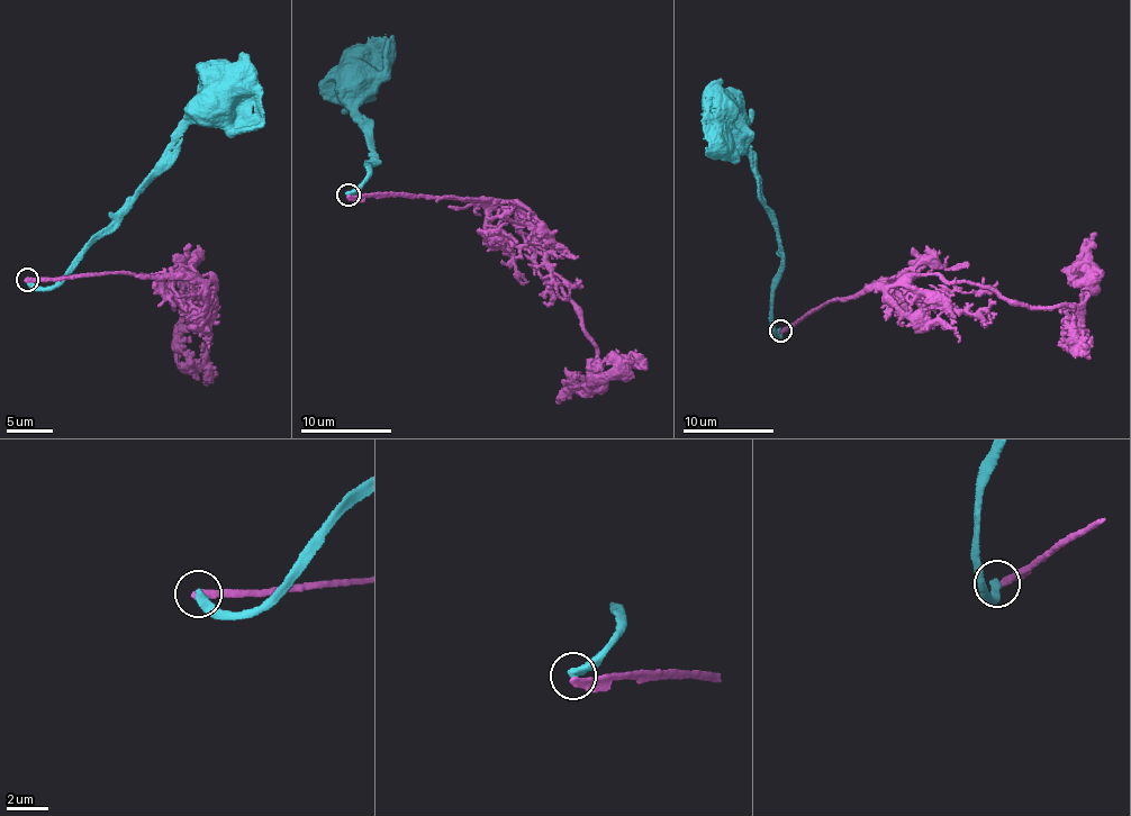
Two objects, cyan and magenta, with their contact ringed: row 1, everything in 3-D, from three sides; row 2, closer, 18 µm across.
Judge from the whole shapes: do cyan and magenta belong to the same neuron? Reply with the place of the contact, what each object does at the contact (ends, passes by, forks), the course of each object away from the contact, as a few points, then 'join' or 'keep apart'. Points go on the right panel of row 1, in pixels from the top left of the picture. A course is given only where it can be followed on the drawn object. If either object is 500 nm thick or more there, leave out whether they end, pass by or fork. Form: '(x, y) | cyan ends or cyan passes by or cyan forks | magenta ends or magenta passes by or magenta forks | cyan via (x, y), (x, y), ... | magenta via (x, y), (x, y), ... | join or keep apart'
(780, 331) | cyan ends | magenta ends | cyan via (780, 331), (776, 337), (771, 322), (771, 302), (781, 265), (777, 229), (736, 132), (729, 130) | magenta via (780, 331), (824, 304), (935, 273), (1038, 308), (1073, 306), (1092, 286), (1095, 234) | keep apart

